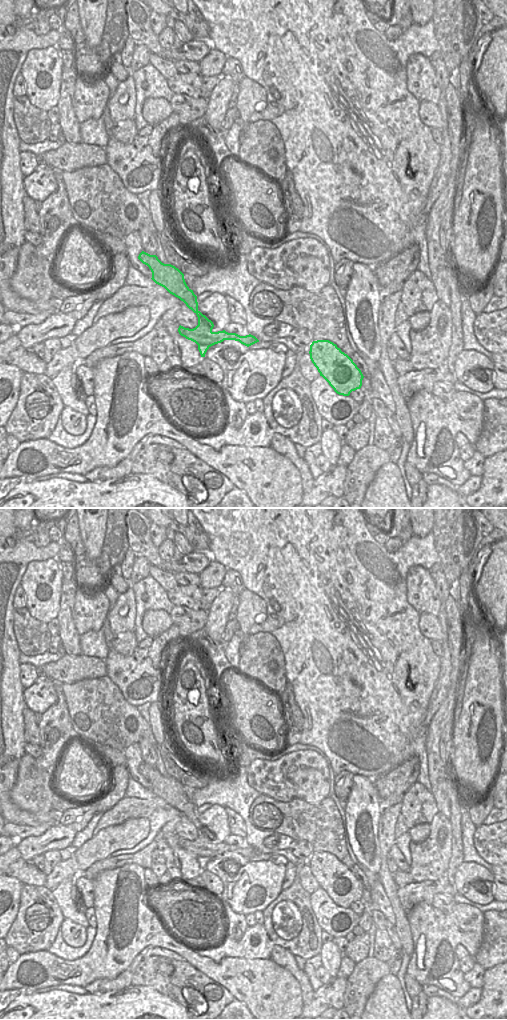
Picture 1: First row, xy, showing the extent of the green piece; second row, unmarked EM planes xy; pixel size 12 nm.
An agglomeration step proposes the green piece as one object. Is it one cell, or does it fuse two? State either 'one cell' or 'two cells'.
two cells

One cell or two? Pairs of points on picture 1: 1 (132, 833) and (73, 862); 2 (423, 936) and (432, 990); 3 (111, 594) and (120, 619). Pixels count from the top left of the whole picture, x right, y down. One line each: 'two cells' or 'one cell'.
1: one cell
2: two cells
3: two cells

